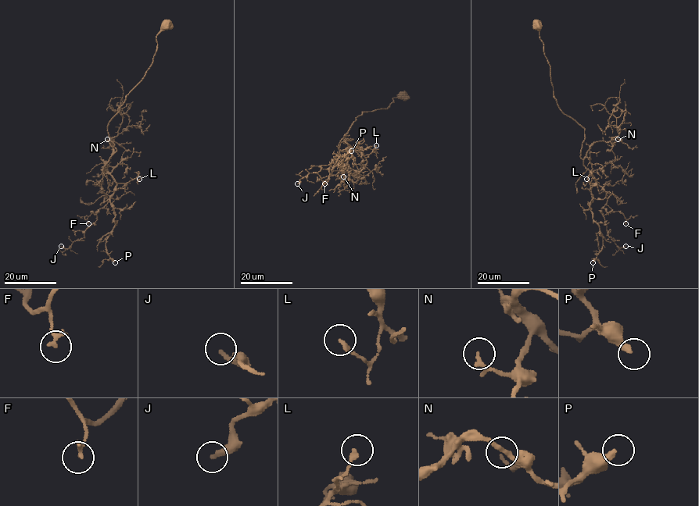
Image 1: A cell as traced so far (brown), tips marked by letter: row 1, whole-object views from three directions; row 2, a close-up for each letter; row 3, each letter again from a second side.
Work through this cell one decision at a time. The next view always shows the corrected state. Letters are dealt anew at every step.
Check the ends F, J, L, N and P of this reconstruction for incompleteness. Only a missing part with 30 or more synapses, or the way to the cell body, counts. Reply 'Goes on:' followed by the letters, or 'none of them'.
Goes on: P

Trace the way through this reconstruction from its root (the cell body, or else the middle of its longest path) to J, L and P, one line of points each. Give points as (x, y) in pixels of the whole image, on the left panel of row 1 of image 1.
J: (166, 24), (145, 76), (109, 122), (116, 151), (100, 187), (109, 201), (84, 237), (61, 246)
L: (166, 24), (156, 36), (149, 69), (108, 126), (116, 151), (102, 170), (117, 183), (139, 179)
P: (166, 24), (145, 76), (109, 122), (116, 151), (102, 170), (116, 183), (105, 243), (115, 262)

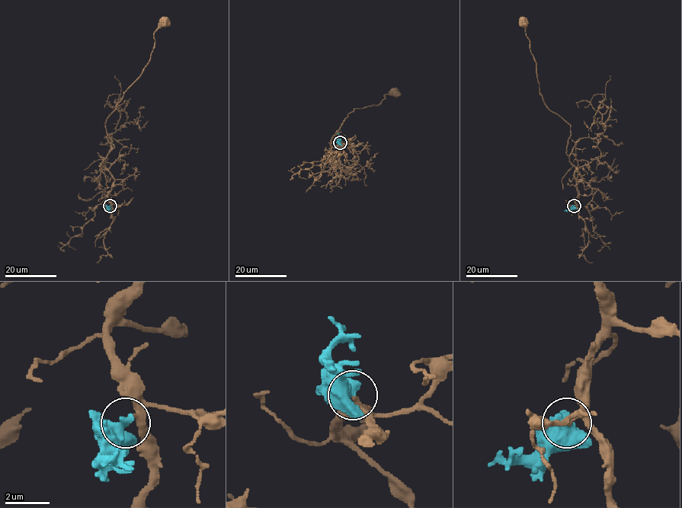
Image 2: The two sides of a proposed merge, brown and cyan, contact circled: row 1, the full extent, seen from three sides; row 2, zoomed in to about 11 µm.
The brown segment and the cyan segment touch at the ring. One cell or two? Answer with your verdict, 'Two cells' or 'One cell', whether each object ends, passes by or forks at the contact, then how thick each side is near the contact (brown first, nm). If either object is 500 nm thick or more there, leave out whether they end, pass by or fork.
Two cells. Thickness 140 nm (brown) against 600 nm

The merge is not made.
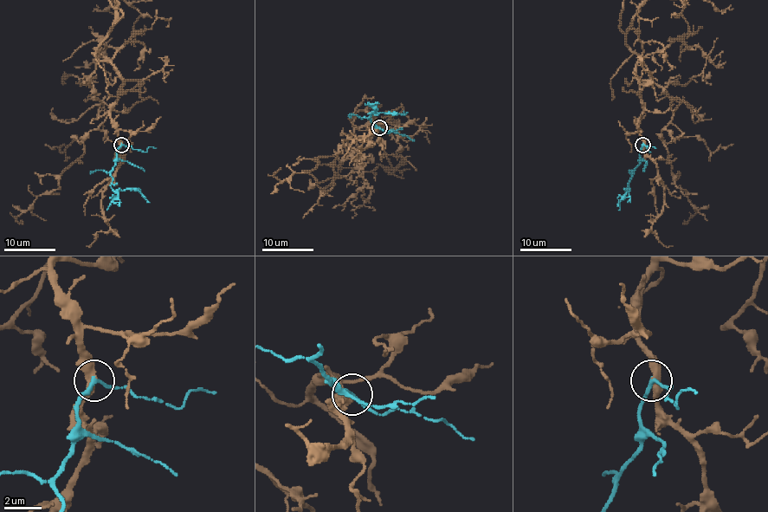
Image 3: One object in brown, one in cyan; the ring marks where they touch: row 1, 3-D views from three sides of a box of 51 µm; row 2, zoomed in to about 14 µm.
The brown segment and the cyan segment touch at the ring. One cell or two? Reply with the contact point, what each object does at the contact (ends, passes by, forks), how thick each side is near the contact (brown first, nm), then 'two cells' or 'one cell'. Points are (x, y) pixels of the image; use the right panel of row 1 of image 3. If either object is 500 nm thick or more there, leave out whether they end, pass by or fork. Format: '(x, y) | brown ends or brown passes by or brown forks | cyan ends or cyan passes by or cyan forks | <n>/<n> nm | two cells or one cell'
(642, 145) | brown passes by | cyan passes by | 360/200 nm | one cell

